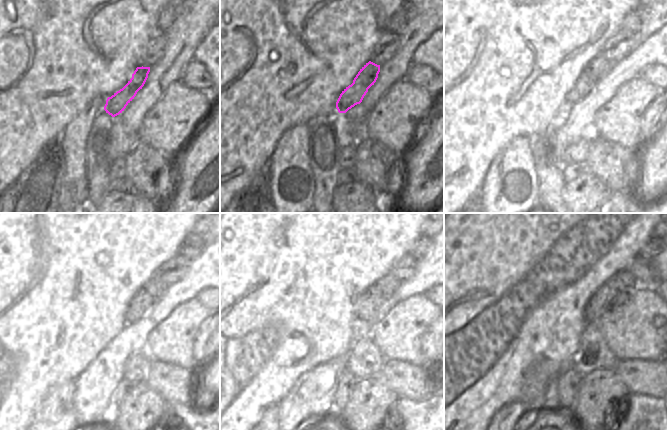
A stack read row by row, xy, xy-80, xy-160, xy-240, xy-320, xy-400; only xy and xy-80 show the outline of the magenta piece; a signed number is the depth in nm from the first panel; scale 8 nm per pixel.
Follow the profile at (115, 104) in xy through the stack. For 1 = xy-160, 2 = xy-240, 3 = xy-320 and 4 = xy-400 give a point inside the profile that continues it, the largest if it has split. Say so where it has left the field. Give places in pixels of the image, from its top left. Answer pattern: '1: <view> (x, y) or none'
1: xy-160 (596, 69)
2: xy-240 (152, 291)
3: xy-320 (366, 306)
4: xy-400 (603, 299)

